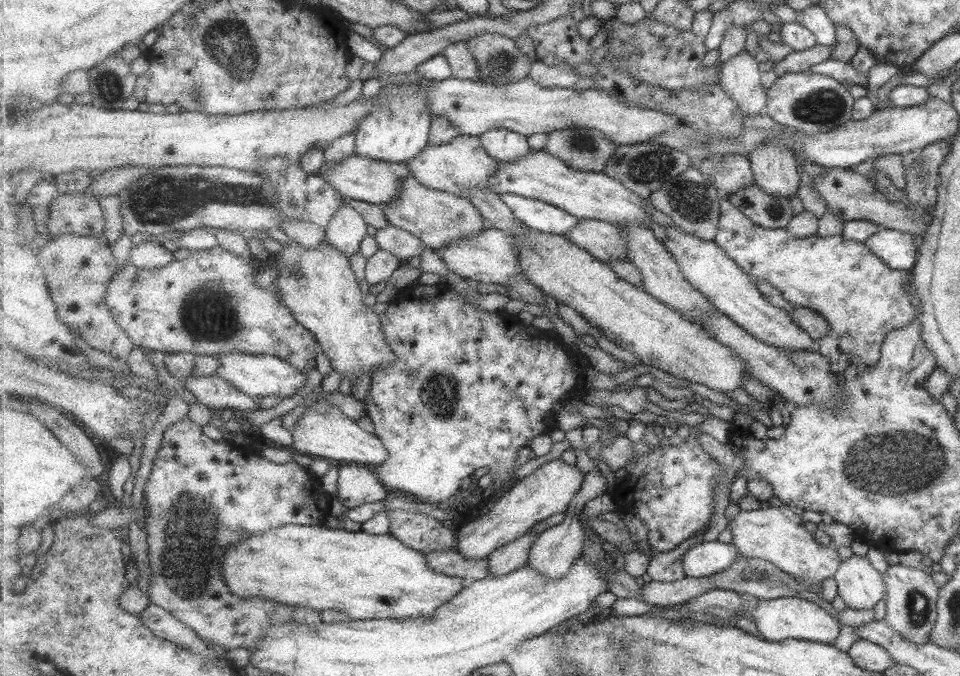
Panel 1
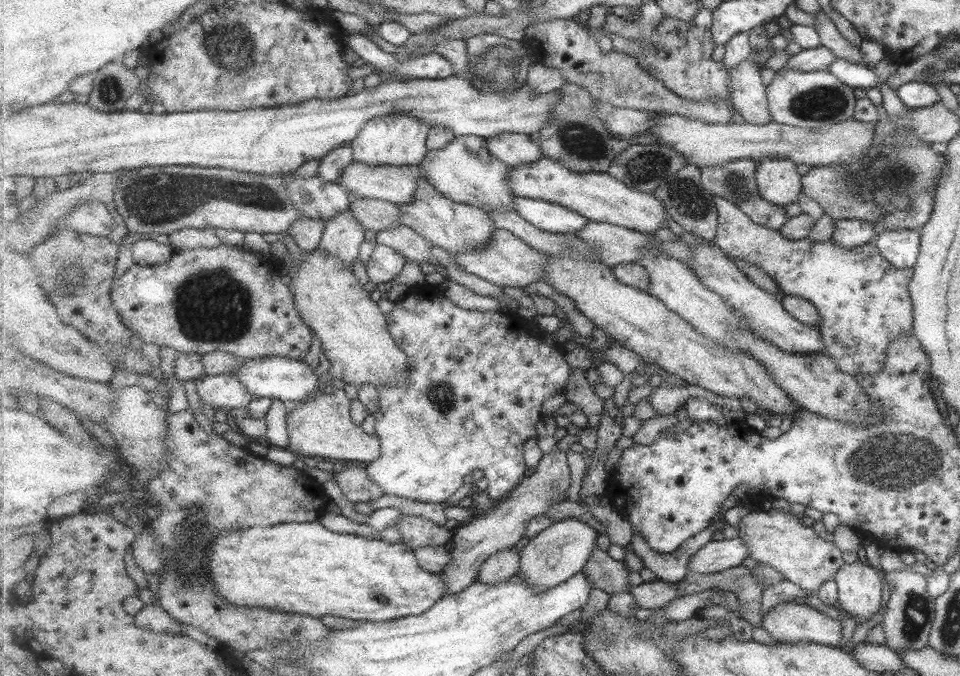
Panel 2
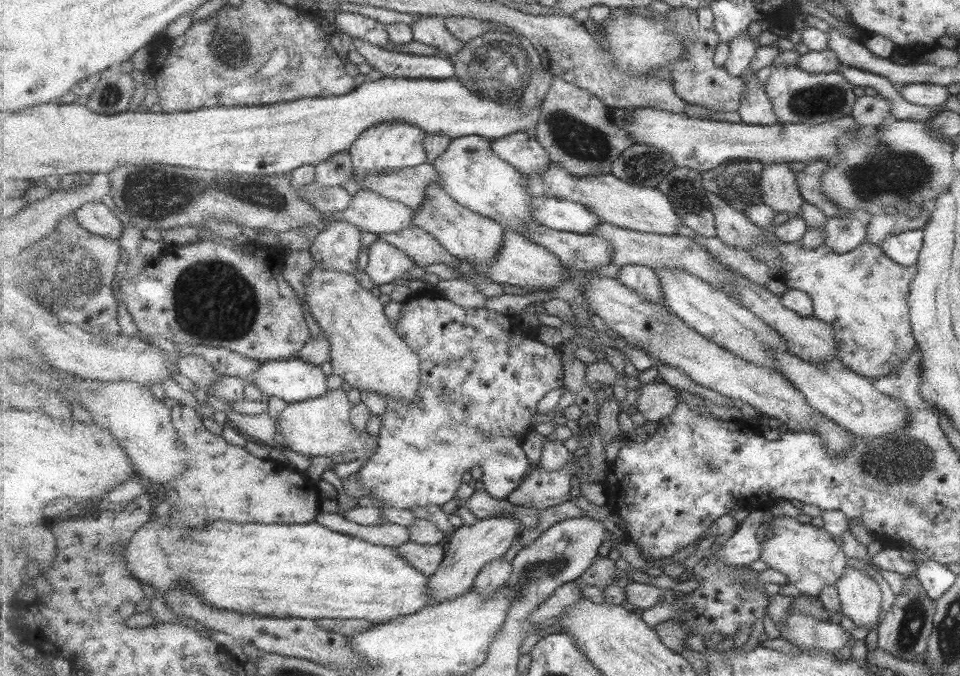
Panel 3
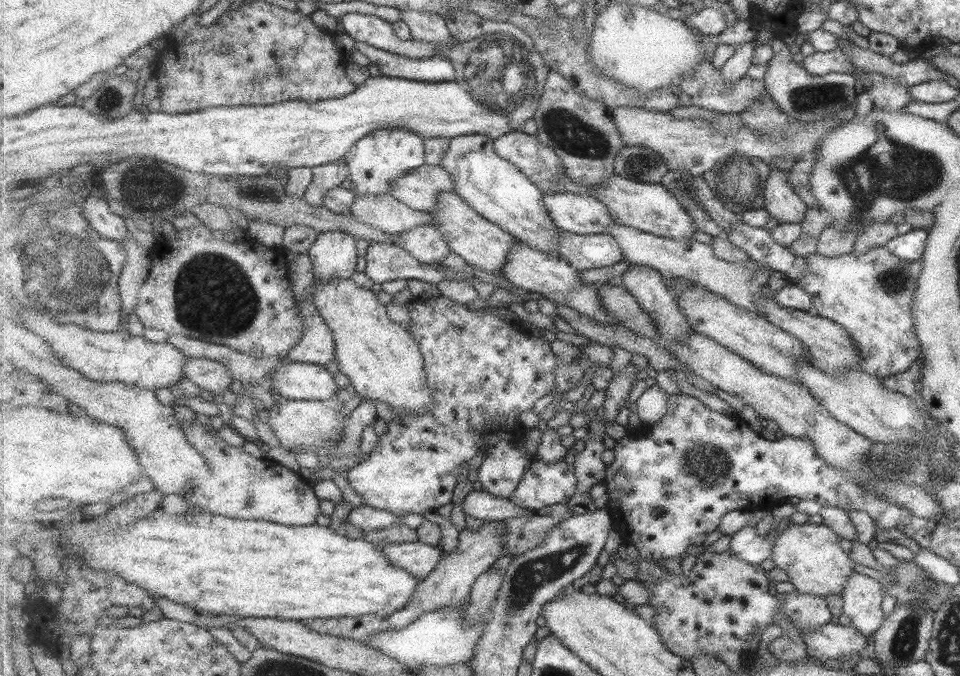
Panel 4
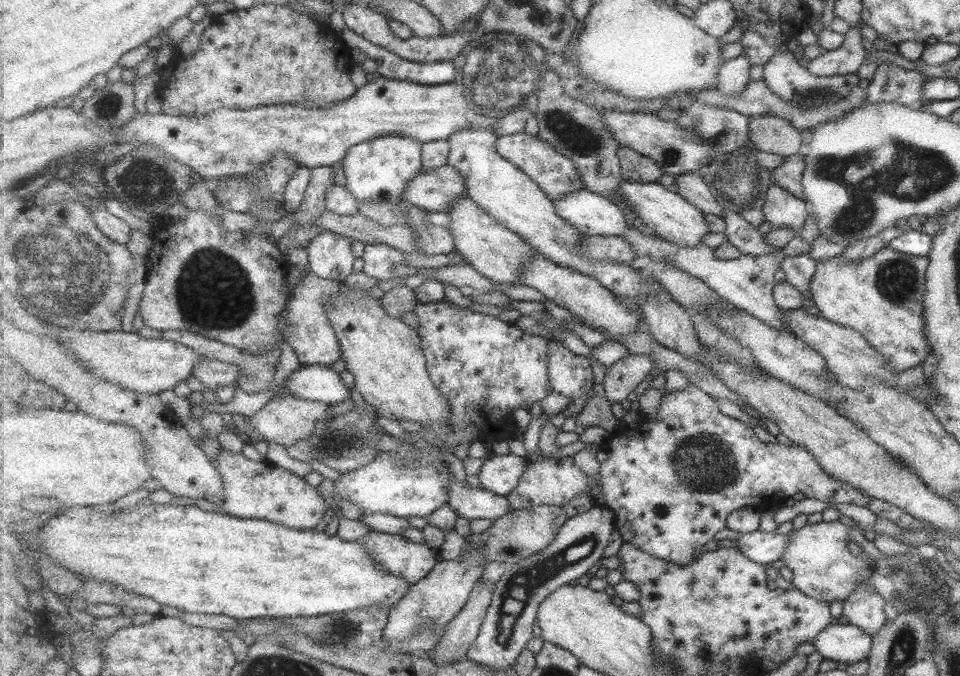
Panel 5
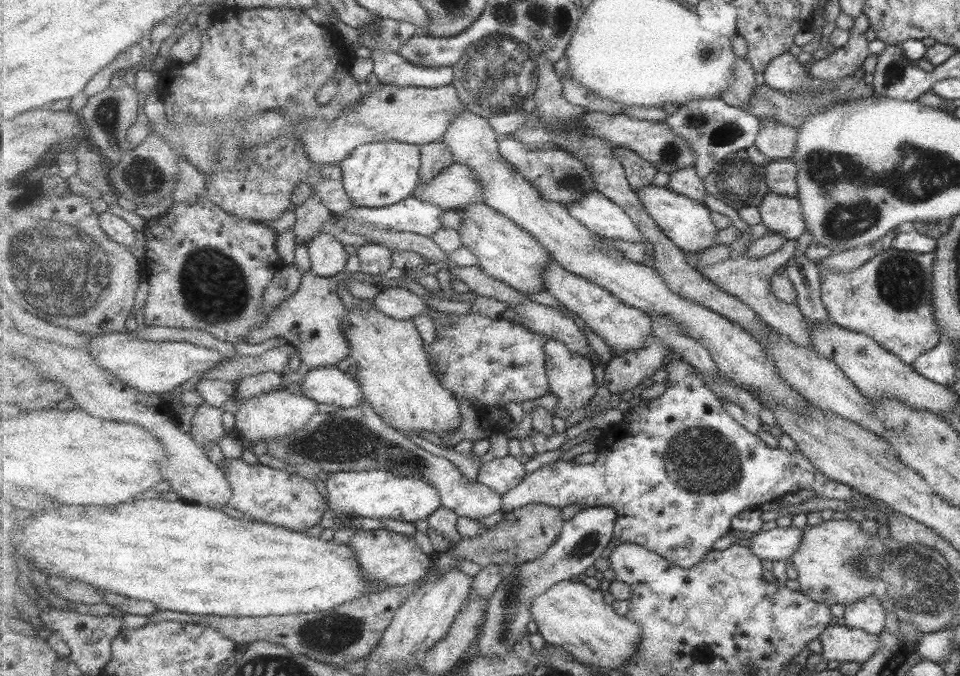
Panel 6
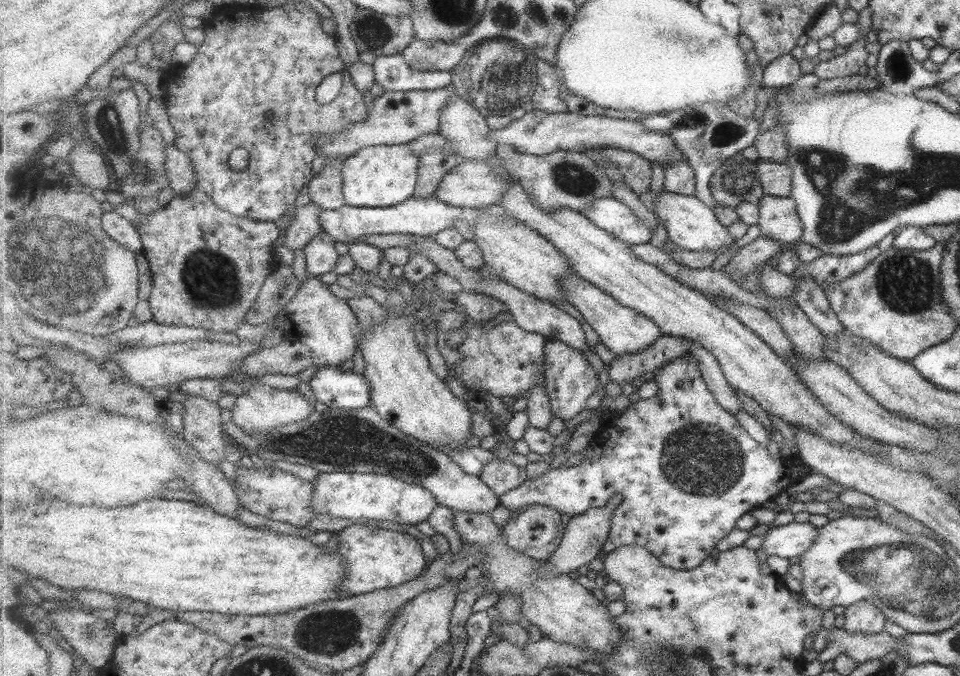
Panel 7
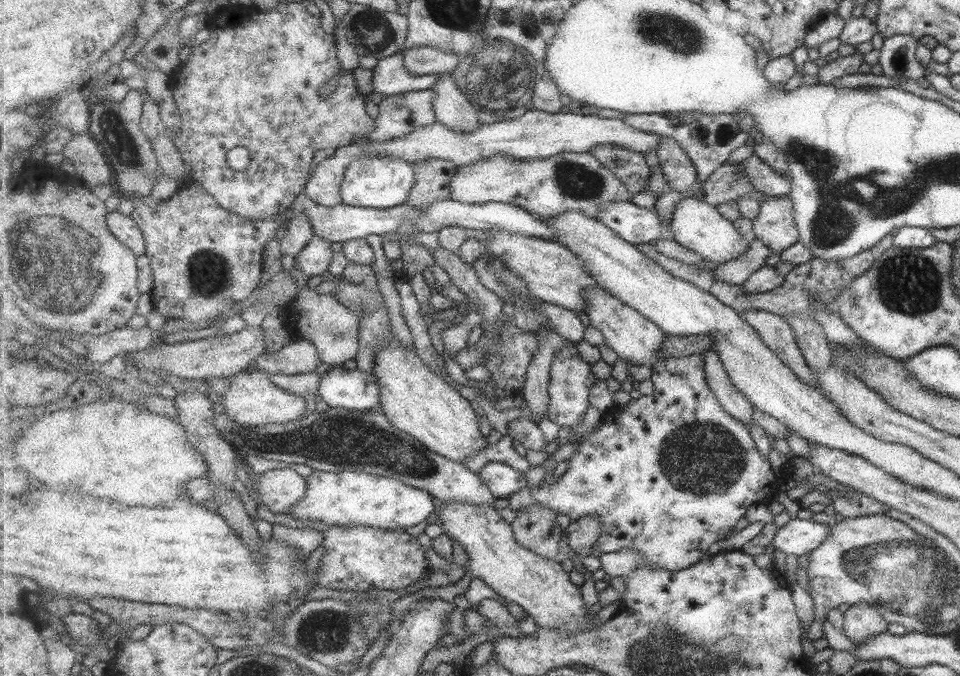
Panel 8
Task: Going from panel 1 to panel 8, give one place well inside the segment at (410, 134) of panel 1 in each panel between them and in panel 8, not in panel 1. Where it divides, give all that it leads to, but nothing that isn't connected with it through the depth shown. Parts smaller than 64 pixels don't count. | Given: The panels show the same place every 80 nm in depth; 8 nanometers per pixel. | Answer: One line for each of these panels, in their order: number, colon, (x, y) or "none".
2: (399, 139)
3: (392, 145)
4: (378, 158)
5: (379, 170)
6: (379, 174)
7: (378, 176)
8: (382, 182)

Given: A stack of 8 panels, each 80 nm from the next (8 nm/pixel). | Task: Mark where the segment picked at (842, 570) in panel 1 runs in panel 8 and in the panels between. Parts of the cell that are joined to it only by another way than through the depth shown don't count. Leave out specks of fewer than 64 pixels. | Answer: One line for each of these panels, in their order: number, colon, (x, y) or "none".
2: (858, 587)
3: (859, 597)
4: (861, 595)
5: (863, 609)
6: (866, 614)
7: (862, 617)
8: (860, 621)

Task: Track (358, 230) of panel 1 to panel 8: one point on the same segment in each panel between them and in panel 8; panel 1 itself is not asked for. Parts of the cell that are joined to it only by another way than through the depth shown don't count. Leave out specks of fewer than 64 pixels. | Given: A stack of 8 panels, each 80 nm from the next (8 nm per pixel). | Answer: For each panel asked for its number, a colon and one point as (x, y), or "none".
2: (344, 235)
3: (338, 247)
4: (334, 254)
5: (330, 255)
6: (328, 256)
7: (321, 256)
8: (316, 257)

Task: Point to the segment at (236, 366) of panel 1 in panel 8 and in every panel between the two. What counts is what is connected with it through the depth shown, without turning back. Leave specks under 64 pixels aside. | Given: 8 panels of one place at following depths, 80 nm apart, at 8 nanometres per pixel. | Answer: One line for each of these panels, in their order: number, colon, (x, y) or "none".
2: (286, 379)
3: (293, 380)
4: (302, 381)
5: (318, 383)
6: (328, 385)
7: (331, 386)
8: (349, 389)

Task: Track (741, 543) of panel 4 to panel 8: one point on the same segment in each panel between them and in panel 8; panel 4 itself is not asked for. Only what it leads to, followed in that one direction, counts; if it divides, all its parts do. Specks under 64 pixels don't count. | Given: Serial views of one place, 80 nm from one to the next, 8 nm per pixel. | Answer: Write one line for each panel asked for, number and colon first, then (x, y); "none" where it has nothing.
5: (760, 547)
6: (779, 543)
7: (791, 540)
8: (799, 536)

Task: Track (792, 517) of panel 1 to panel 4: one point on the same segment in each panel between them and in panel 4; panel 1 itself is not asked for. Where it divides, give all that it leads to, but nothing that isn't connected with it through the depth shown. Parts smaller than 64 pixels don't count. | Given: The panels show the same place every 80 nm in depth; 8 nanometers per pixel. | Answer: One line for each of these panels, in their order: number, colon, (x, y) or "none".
2: (778, 538)
3: (810, 560)
4: (810, 555)

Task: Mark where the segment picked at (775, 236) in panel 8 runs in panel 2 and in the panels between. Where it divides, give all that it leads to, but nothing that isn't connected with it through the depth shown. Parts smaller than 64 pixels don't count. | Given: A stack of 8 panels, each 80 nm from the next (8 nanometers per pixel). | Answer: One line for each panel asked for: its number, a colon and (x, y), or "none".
2: (778, 180)
3: (781, 190)
4: (781, 199)
5: (783, 209)
6: (781, 214)
7: (779, 217)

